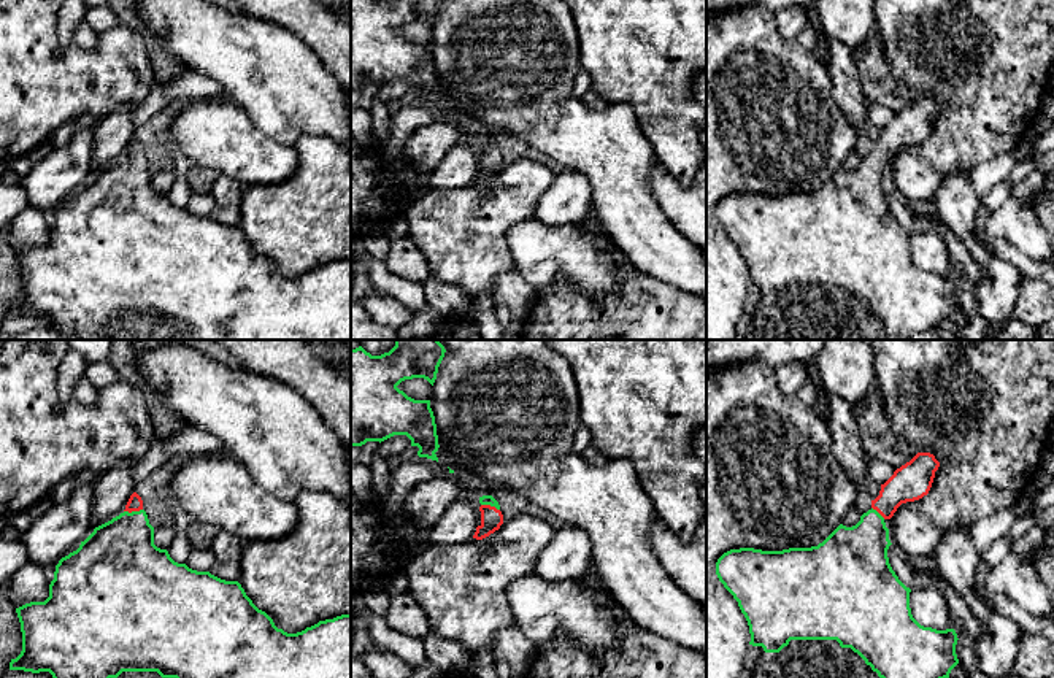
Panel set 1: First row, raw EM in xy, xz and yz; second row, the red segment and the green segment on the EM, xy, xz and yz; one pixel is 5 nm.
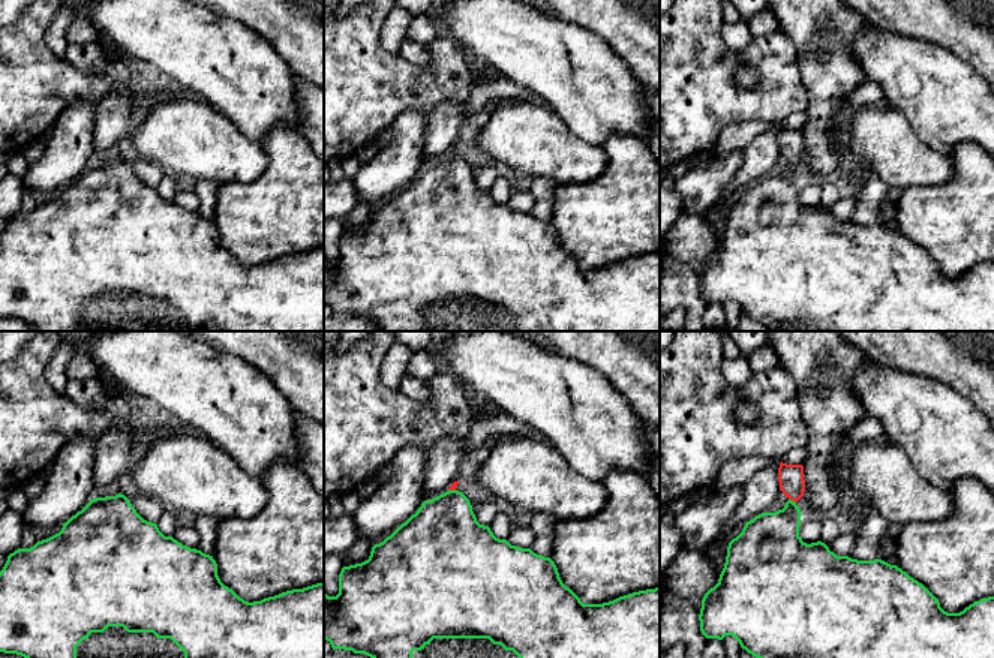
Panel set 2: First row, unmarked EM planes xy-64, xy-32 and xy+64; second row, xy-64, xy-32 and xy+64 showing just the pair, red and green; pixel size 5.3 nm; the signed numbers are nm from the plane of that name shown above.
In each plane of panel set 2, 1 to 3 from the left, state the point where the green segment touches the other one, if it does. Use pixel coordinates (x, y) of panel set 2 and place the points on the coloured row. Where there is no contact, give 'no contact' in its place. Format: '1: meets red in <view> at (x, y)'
1: no contact
2: meets red in xy-32 at (452, 489)
3: meets red in xy+64 at (792, 499)

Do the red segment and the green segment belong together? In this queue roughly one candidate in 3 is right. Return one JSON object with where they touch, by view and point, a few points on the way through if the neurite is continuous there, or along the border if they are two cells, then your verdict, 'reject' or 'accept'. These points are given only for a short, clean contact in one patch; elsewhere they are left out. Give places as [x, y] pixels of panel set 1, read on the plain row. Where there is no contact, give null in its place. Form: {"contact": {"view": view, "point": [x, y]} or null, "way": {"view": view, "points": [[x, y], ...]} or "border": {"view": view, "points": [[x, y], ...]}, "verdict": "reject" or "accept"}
{"contact": {"view": "xy", "point": [132, 154]}, "way": {"view": "xy", "points": [[135, 148], [132, 154], [119, 202]]}, "verdict": "accept"}

